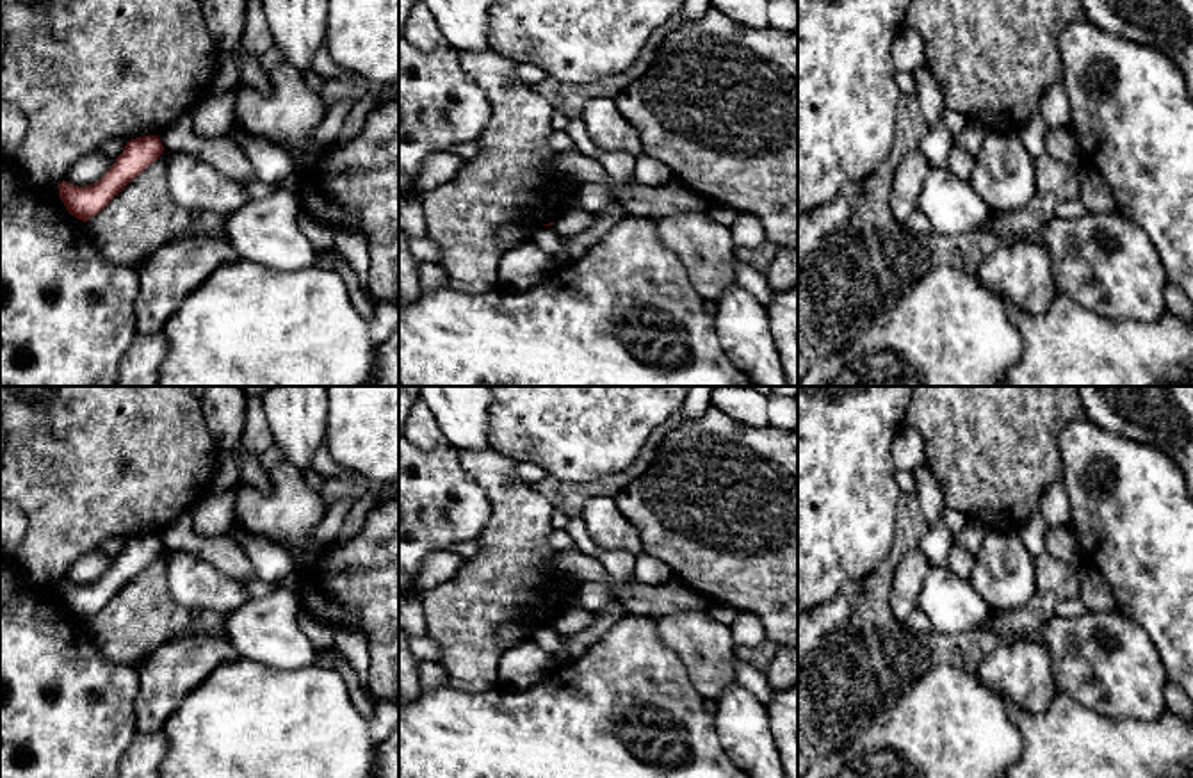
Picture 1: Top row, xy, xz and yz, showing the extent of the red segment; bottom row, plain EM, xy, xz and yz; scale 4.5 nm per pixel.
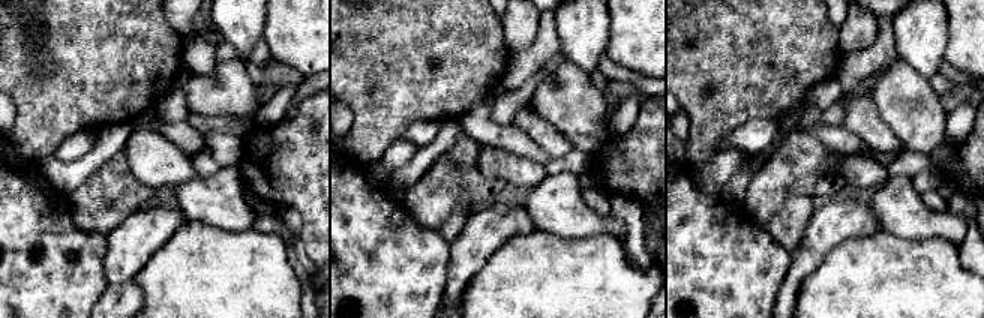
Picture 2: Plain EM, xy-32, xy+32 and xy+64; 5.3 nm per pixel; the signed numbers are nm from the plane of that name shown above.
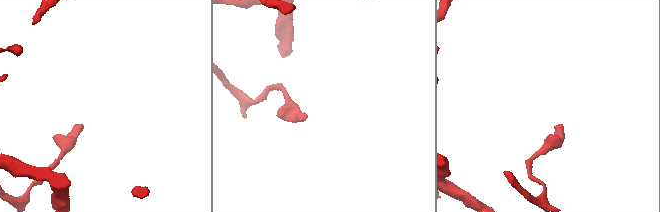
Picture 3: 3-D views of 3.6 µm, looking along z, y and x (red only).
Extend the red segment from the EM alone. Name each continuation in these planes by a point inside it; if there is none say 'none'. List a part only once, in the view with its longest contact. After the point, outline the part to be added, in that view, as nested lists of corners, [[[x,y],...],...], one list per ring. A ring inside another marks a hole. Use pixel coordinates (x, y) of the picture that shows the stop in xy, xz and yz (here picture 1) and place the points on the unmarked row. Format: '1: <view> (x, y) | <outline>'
none

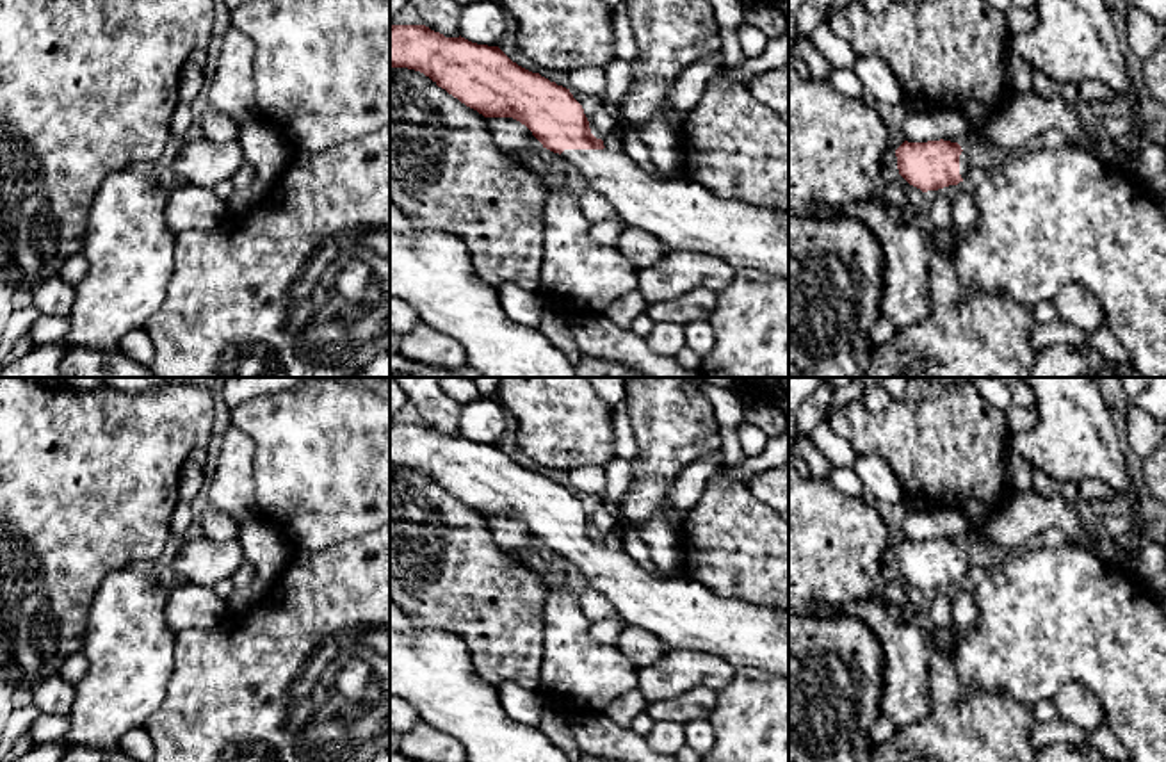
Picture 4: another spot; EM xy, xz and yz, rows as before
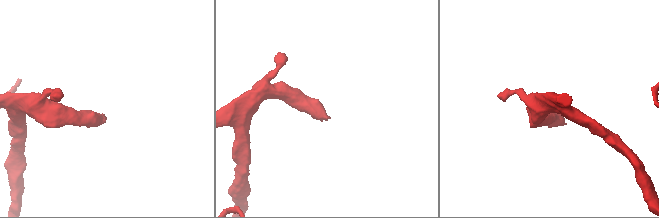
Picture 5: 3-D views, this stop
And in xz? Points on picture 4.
1: xz (680, 611) | [[[564,548],[561,554],[571,564],[577,579],[612,602],[627,625],[650,630],[669,648],[705,652],[735,668],[789,677],[787,611],[721,596],[685,575],[652,575],[623,550]]]

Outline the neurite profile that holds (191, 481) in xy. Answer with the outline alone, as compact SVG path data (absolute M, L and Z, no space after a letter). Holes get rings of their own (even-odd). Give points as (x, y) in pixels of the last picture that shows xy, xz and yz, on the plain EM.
M187 459L182 466L180 481L178 481L178 499L192 504L201 488L205 484L203 468L194 463L192 459Z

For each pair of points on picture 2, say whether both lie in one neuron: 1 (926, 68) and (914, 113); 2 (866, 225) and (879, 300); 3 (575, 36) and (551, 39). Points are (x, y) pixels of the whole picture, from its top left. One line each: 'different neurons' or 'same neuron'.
1: different neurons
2: different neurons
3: different neurons

